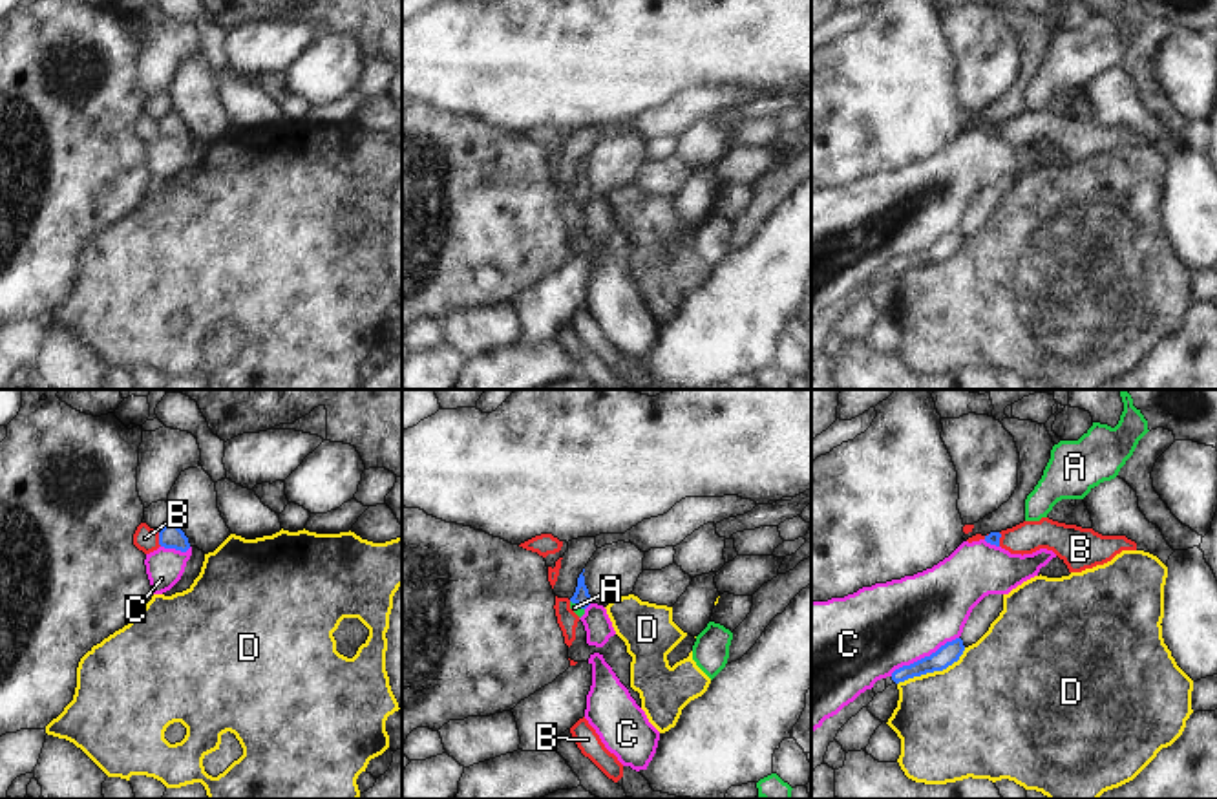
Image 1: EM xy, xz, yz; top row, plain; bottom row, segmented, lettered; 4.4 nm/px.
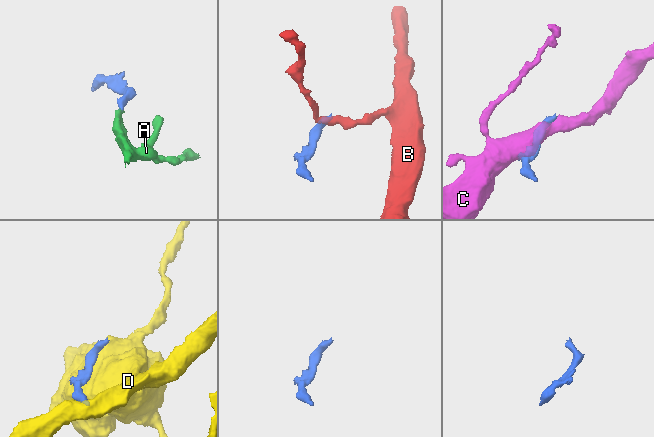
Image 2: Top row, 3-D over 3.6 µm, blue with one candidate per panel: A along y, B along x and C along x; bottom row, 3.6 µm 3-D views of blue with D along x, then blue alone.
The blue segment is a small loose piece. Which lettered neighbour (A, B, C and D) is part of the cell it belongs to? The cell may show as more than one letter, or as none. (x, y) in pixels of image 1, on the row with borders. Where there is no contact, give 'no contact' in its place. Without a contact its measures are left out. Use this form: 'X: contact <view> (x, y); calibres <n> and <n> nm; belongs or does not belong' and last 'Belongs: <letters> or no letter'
A: contact xz (578, 604); calibres 70 and 40 nm; belongs
B: contact xy (159, 538); calibres 110 and 110 nm; does not belong
C: contact yz (925, 657); calibres 90 and 380 nm; does not belong
D: contact yz (932, 671); calibres 90 and 480 nm; does not belong
Belongs: A

